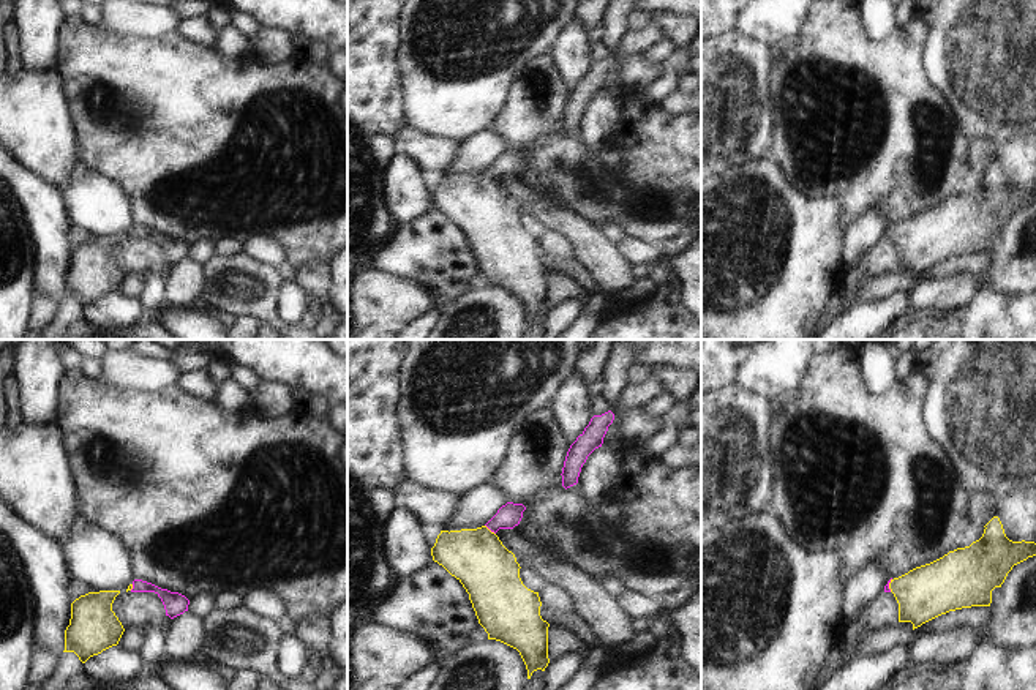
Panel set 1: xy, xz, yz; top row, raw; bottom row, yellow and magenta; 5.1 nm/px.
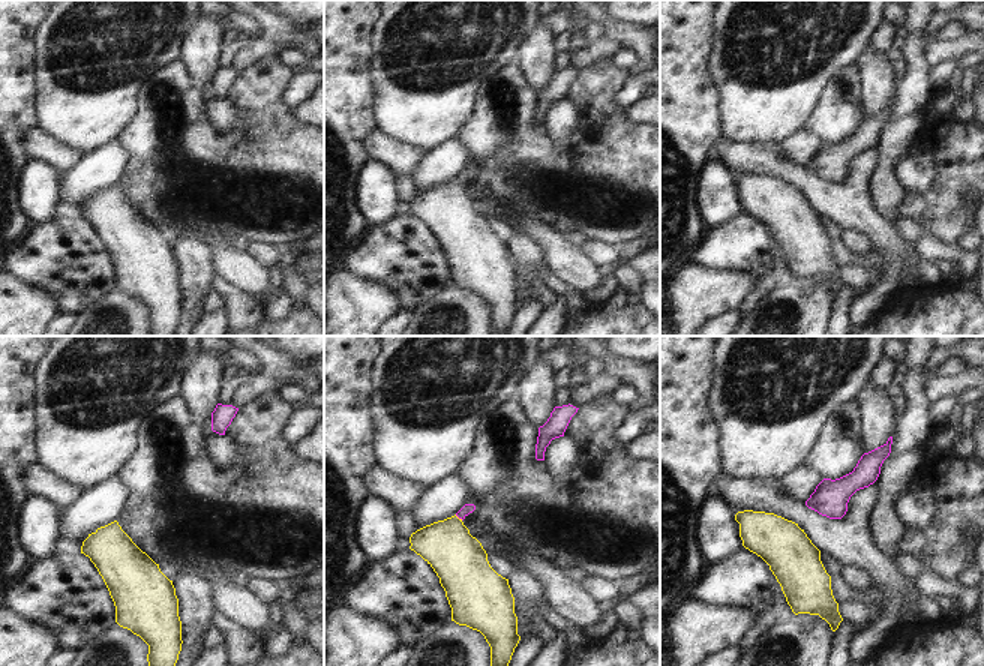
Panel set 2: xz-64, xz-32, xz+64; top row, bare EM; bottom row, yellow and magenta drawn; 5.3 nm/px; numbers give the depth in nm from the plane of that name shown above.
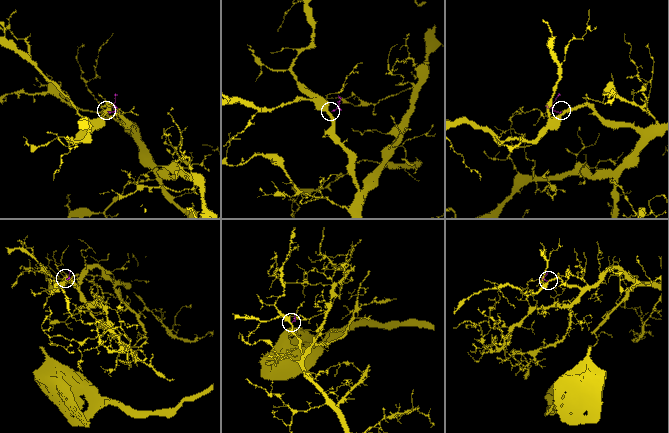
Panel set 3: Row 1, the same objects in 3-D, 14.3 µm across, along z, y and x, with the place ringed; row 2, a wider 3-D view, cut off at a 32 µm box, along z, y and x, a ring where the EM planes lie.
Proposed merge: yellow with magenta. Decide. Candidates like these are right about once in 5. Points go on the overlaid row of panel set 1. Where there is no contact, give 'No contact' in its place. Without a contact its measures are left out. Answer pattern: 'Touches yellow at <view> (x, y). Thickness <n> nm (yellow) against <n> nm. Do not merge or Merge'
Touches yellow at xz (488, 529). Thickness 300 nm (yellow) against 120 nm. Merge.

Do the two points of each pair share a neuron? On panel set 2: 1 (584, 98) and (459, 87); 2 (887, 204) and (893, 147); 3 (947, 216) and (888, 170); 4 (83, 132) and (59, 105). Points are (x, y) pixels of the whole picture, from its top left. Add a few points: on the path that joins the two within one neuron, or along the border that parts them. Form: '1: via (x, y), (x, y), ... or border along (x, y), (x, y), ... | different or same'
1: border along (506, 66), (495, 71), (474, 96) | different
2: via (887, 191), (887, 161) | same
3: border along (903, 189), (903, 198), (890, 216) | different
4: via (80, 126), (65, 111) | same

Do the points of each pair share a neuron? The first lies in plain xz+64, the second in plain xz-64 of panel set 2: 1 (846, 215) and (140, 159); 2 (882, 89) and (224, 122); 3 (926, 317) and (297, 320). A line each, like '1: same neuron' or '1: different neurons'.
1: different neurons
2: different neurons
3: same neuron

